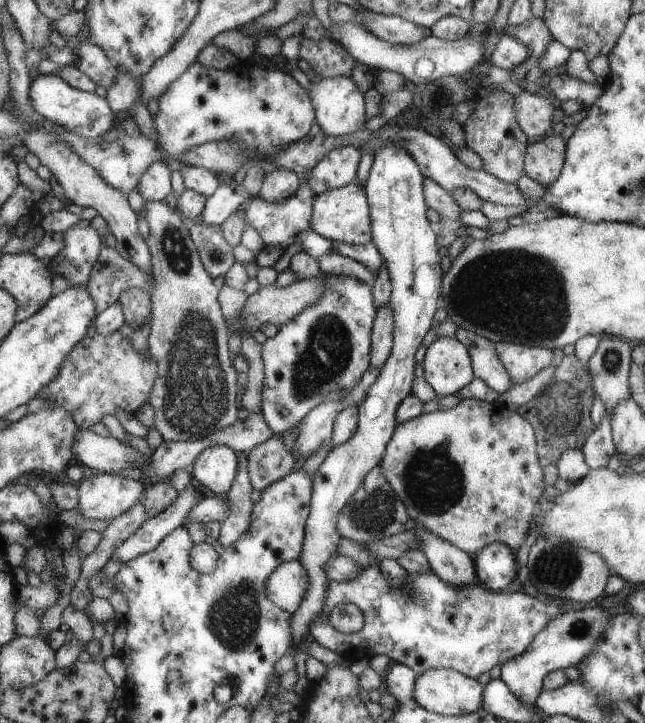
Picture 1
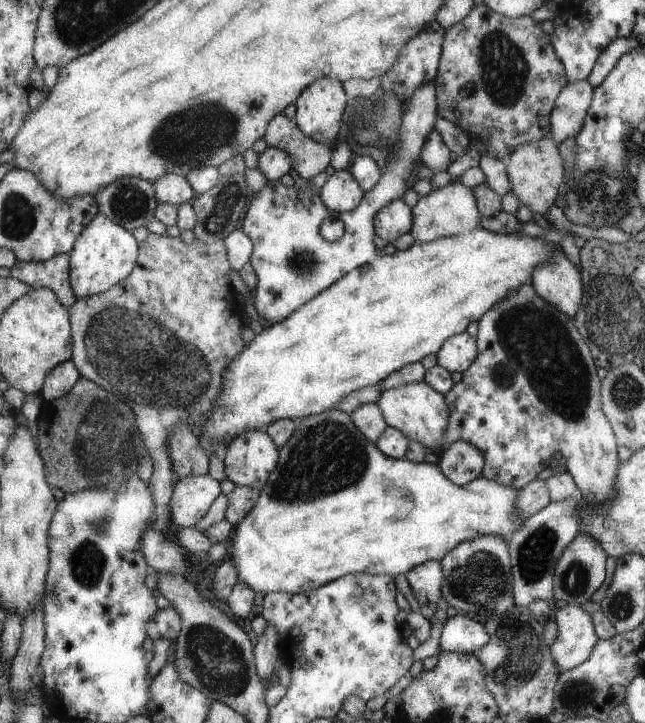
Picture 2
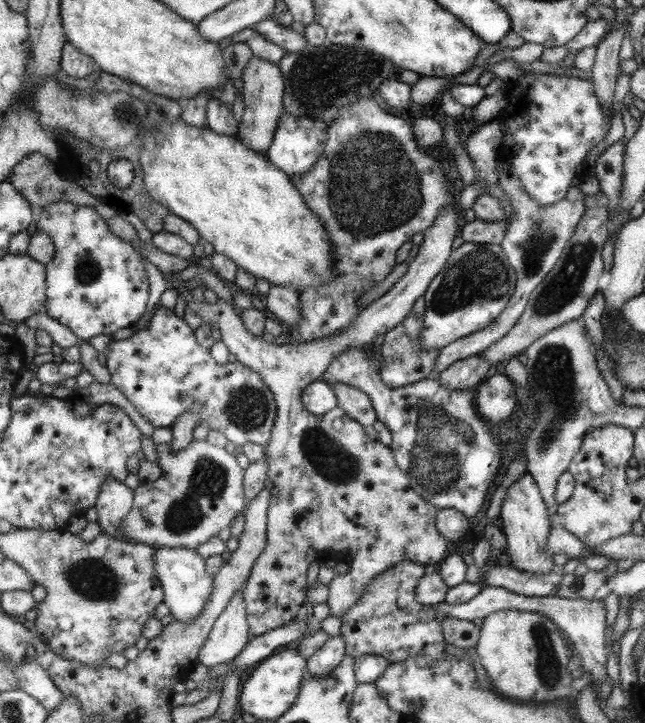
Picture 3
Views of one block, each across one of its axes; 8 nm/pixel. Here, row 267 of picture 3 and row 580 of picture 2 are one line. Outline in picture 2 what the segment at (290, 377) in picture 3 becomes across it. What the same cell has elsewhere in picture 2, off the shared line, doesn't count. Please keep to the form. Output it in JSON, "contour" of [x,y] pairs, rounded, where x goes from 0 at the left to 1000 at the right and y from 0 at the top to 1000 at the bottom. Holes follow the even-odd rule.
{"contour":[[[674,776],[657,777],[653,781],[643,781],[626,798],[634,806],[634,813],[643,824],[647,838],[653,841],[650,849],[665,858],[670,849],[674,849],[674,840],[685,824],[684,780]]]}

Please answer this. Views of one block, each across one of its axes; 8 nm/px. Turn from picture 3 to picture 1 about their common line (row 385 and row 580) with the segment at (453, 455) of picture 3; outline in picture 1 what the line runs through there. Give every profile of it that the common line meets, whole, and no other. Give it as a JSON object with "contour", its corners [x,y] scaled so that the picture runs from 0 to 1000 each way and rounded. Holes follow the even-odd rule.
{"contour":[[[578,780],[571,786],[560,786],[547,801],[529,806],[510,802],[510,815],[505,816],[498,848],[481,866],[478,882],[544,916],[563,910],[574,913],[581,906],[597,906],[608,917],[636,923],[647,935],[667,925],[690,924],[740,939],[761,923],[777,921],[814,902],[828,878],[867,851],[864,838],[839,835],[836,830],[809,822],[808,816],[764,817],[743,813],[743,808],[730,812],[702,812],[696,806],[685,805],[668,788],[662,793],[636,795],[620,816],[611,816],[598,805],[586,780]],[[527,834],[546,834],[560,844],[564,863],[555,874],[526,876],[510,864],[509,851]]]}

